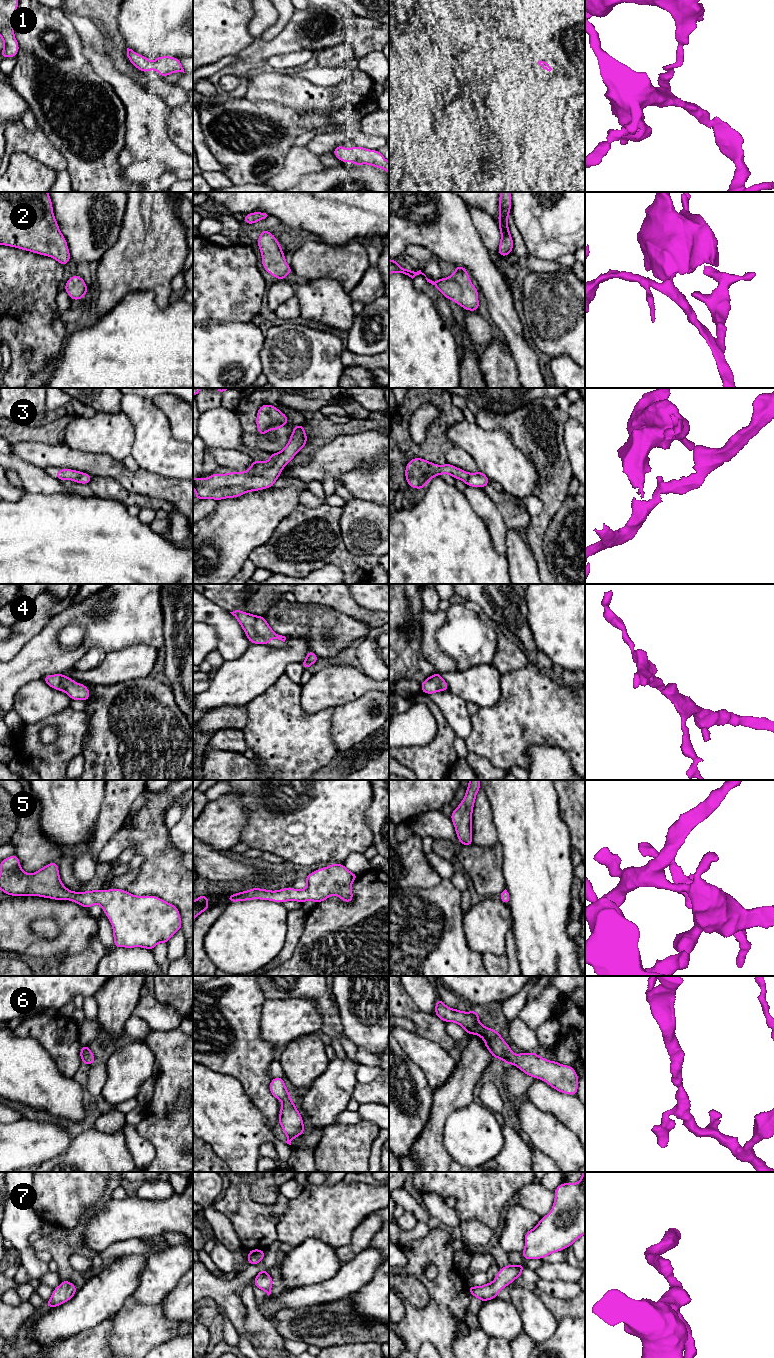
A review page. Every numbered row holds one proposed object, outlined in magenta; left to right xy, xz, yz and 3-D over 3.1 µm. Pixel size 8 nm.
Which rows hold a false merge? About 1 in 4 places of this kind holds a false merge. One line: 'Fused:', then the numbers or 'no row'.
Fused: no row

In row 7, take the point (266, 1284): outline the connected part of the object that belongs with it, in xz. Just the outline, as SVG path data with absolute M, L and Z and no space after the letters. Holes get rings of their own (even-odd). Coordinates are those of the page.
M262 1269L254 1278L254 1286L263 1290L269 1296L271 1294L271 1288L273 1285L273 1278L267 1274L268 1269Z

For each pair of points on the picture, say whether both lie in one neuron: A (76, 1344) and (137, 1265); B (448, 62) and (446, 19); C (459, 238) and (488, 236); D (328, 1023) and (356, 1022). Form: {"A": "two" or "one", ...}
{"A": "two", "B": "two", "C": "two", "D": "two"}

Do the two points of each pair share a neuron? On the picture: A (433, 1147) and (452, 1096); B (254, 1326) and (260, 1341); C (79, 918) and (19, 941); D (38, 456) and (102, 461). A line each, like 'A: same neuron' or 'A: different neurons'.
A: same neuron
B: same neuron
C: same neuron
D: same neuron

